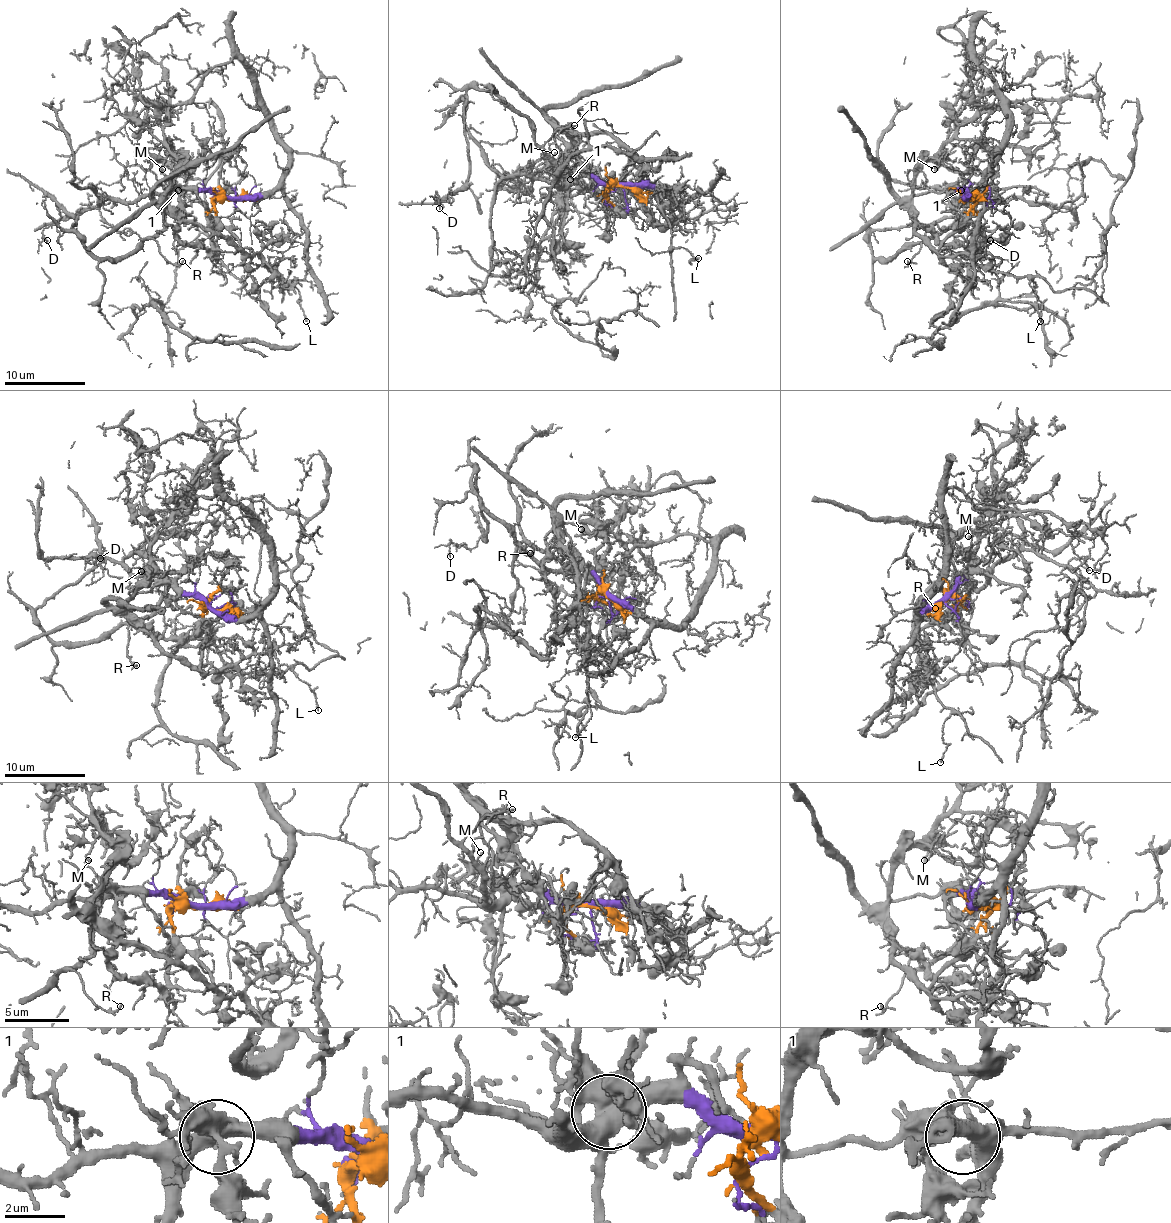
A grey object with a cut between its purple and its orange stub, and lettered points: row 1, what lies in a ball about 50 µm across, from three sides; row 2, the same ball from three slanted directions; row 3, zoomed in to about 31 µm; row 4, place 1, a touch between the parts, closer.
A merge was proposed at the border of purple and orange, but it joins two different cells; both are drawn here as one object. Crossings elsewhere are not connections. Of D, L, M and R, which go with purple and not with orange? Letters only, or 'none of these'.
D, R

